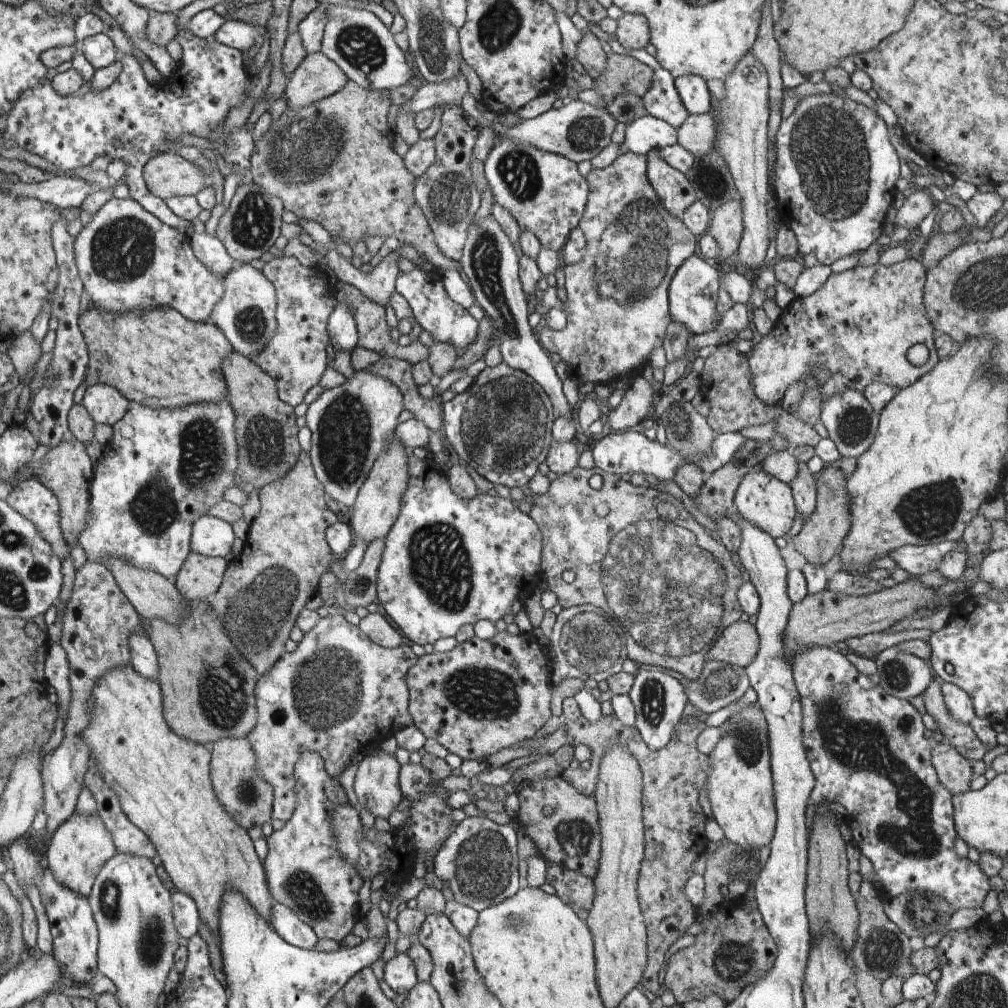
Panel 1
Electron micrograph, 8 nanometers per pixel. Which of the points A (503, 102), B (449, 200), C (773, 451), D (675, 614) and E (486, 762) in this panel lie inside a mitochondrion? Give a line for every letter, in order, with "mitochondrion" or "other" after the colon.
A: other
B: mitochondrion
C: other
D: mitochondrion
E: other

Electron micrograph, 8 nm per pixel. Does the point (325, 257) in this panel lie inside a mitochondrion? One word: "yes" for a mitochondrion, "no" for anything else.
no

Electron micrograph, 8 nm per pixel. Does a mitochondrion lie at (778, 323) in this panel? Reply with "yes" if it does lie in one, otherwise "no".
no

